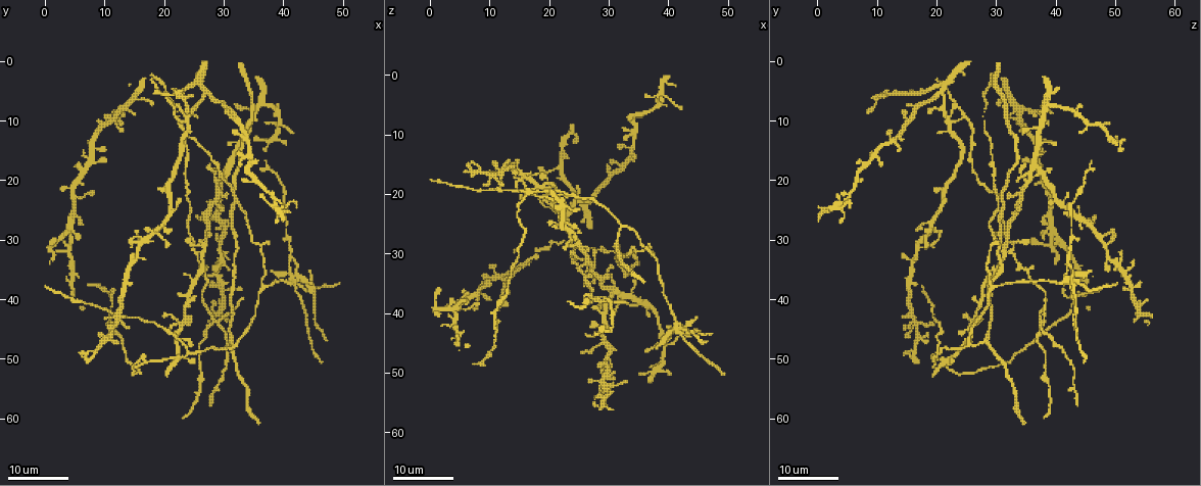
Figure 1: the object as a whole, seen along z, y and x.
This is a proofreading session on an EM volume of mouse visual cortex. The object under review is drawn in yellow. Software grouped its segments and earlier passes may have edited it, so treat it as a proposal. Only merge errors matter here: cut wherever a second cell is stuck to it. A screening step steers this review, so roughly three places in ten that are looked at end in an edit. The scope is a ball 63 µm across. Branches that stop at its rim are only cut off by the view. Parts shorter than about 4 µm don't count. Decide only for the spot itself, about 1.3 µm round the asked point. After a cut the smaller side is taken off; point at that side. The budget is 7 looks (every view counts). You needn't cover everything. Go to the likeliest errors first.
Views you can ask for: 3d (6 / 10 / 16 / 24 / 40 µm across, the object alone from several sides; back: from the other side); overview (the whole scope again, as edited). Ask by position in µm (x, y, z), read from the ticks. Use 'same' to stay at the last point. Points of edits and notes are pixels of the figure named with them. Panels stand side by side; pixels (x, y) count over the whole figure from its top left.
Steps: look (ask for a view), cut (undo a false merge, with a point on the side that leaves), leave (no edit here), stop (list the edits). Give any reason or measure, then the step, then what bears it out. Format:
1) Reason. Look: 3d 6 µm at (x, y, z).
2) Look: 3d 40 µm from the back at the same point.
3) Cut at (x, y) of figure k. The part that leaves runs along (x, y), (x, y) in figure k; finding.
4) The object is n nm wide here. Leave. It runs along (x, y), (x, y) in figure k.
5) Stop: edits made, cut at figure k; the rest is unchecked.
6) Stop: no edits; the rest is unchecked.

Four arms meet. Look: 3d 24 µm at (29.0, 43.5, 37.5).

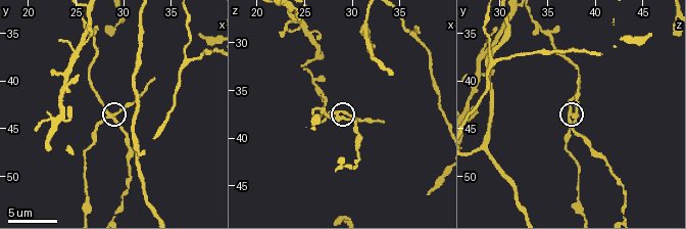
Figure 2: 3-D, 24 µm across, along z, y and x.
Look: 3d 10 µm at (28.8, 43.6, 37.8).

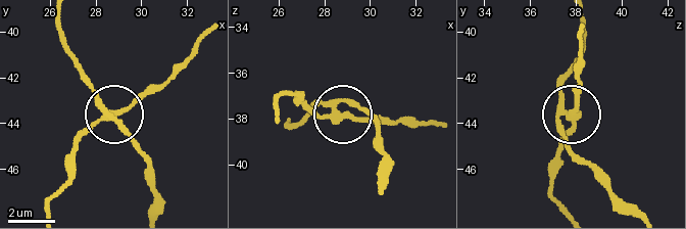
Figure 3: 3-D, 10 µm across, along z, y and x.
The side arm is 19 µm long. Cut at (139, 99) of figure 3. The part that leaves runs along (103, 115), (78, 147), (68, 183), (47, 212) in figure 3; two cells meet here.

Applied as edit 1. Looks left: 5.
Arms part here. Look: 3d 16 µm at (15.5, 31.5, 17.5).

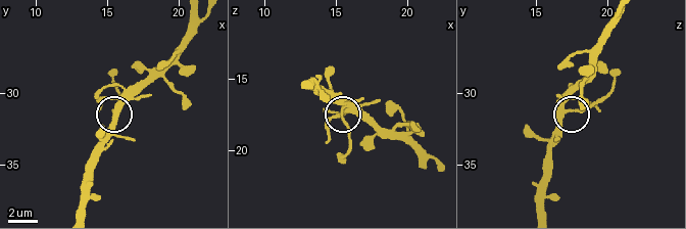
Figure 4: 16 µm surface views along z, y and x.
Closer look. Look: 3d 6 µm at (15.6, 31.2, 17.2).

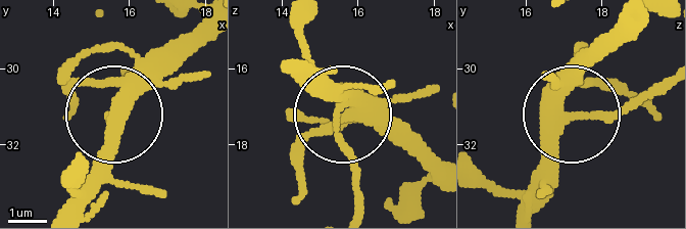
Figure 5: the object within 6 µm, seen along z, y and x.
The side arm is 6 µm long; 3 arms meet here. Leave. All the same cell.

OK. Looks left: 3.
Three-way junction. Look: 3d 16 µm at (36.6, 37.8, 29.2).

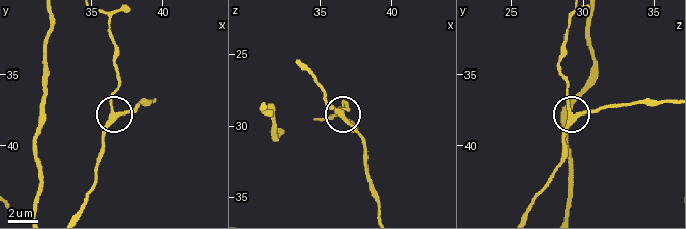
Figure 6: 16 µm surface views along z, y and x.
Other side. Look: 3d 16 µm from the back at (36.6, 38.0, 29.4).

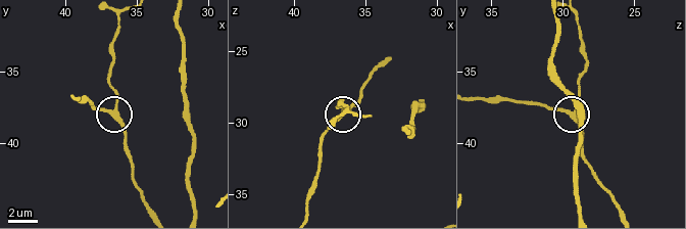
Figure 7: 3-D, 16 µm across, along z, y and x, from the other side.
The object is 260 nm wide here. Leave. One cell here.

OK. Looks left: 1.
Stop: edits made, cut at figure 3; the rest is unchecked.

